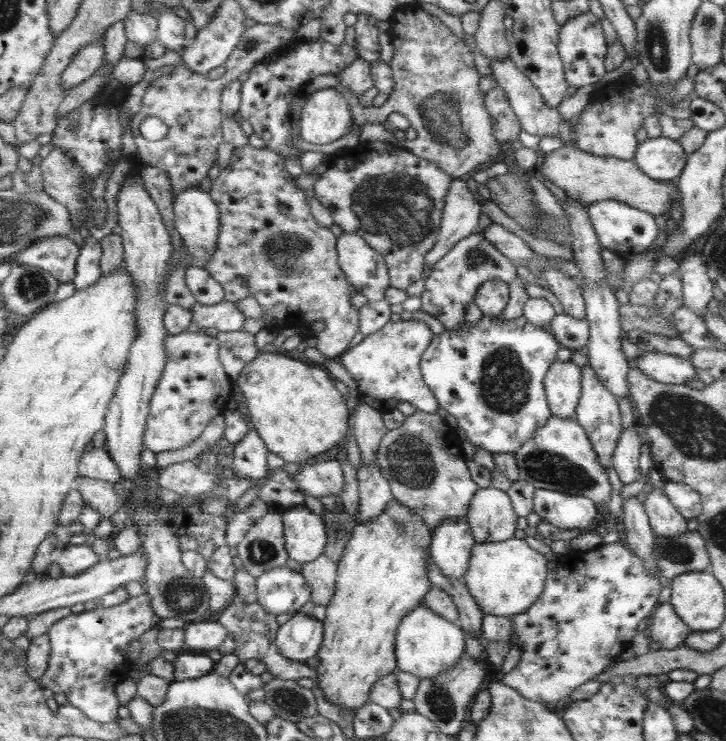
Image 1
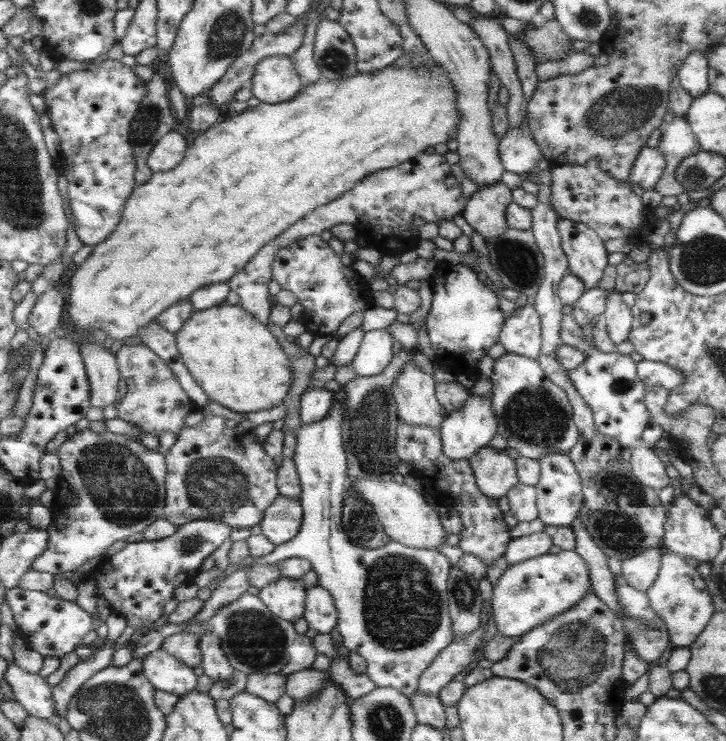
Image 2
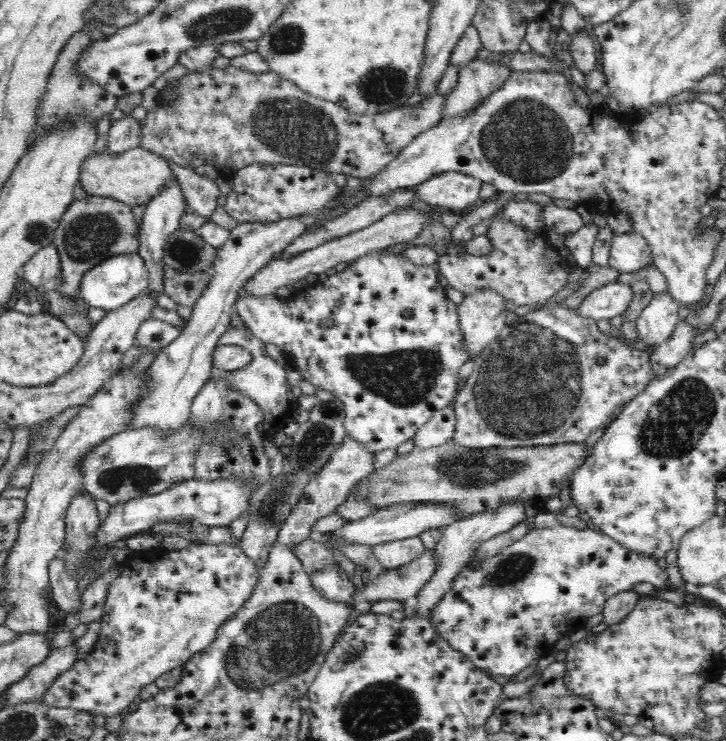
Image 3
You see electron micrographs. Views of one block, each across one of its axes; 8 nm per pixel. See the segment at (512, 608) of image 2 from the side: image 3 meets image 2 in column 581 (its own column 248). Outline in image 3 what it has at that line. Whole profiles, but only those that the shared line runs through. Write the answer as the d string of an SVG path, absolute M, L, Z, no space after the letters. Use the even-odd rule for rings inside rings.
M190 543L181 550L154 549L133 553L121 563L114 562L113 570L117 575L104 590L102 631L95 649L52 684L43 701L50 706L94 712L105 717L133 707L142 687L160 678L164 672L182 667L196 652L202 652L216 640L220 624L228 620L228 616L234 616L248 600L261 568L256 568L238 545L194 546Z

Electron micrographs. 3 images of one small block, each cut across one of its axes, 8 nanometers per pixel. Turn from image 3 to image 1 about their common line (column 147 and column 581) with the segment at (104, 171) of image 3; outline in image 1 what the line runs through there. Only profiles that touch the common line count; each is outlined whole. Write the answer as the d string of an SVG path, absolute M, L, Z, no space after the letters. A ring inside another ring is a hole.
M563 145L553 152L540 156L538 174L553 186L581 205L587 206L601 200L620 201L629 207L653 216L669 216L671 200L678 203L678 191L665 182L650 180L642 174L632 161L619 160L611 156L594 156L574 145Z

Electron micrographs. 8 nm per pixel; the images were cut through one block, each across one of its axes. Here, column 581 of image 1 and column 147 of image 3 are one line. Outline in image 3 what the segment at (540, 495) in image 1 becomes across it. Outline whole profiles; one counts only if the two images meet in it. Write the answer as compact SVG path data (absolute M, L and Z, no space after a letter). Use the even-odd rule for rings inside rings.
M188 479L182 486L170 489L154 496L142 496L132 499L126 504L118 504L110 508L109 516L102 520L93 532L95 546L112 546L117 540L130 537L136 533L148 532L153 524L161 522L180 522L186 519L187 524L202 524L206 526L227 526L248 508L251 494L248 488L241 488L237 482L222 480L222 482L198 482Z

